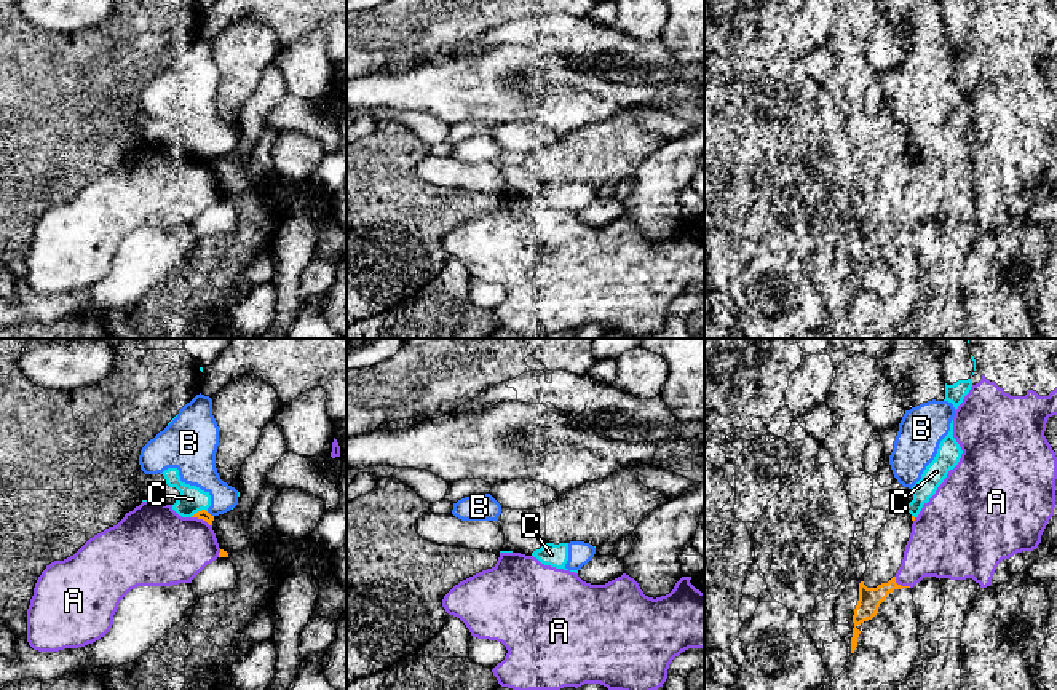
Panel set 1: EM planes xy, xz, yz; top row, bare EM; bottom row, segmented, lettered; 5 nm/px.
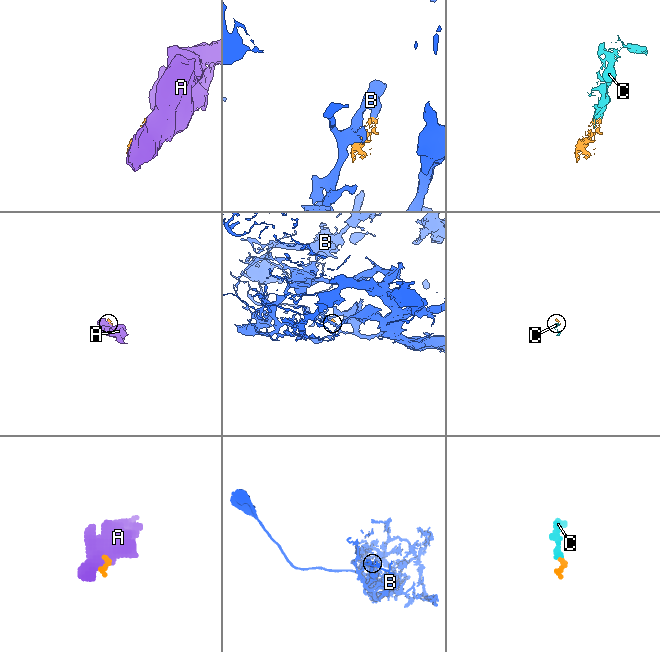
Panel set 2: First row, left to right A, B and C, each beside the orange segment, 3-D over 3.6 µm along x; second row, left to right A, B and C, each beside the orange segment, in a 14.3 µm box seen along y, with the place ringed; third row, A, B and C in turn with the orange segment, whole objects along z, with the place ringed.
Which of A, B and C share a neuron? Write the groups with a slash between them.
A C / B

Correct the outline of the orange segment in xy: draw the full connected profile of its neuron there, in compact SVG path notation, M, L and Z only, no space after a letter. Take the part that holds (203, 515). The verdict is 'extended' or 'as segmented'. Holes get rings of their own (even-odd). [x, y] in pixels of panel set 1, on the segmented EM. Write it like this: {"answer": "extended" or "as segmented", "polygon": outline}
{"answer": "extended", "polygon": "M268 422L262 430L257 447L241 465L238 505L219 516L211 516L206 510L192 516L206 521L212 527L220 548L219 557L228 557L232 551L252 548L249 533L252 506L265 486L265 473L286 452L286 439L278 423Z"}

